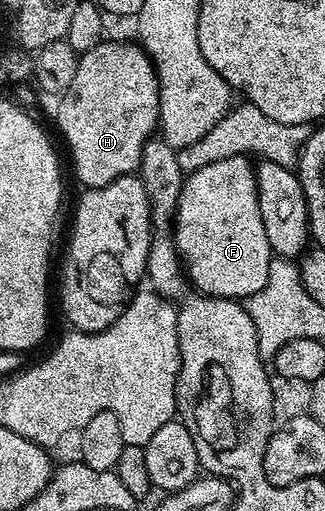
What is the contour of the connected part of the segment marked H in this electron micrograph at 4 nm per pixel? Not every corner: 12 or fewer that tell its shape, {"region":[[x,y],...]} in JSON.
{"region":[[143,47],[81,52],[58,101],[74,175],[139,170],[158,131]]}

